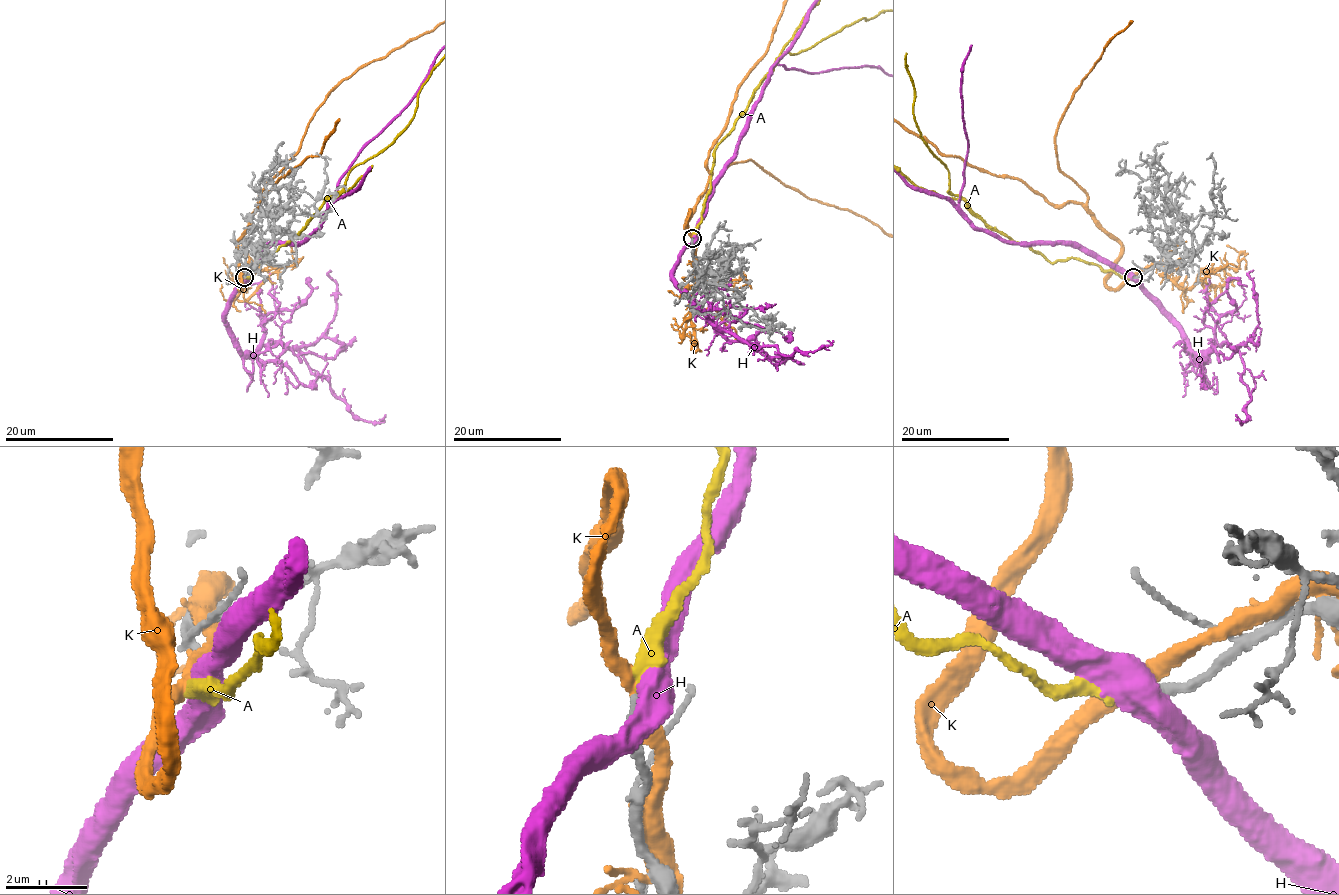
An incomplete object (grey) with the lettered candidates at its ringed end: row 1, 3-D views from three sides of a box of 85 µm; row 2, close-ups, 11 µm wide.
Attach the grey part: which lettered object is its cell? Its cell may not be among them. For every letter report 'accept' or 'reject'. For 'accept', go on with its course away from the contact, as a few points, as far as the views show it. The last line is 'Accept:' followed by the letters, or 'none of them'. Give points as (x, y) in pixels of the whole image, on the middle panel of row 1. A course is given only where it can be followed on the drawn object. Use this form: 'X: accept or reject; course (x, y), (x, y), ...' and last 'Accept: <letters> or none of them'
A: accept
H: reject
K: reject
Accept: A

